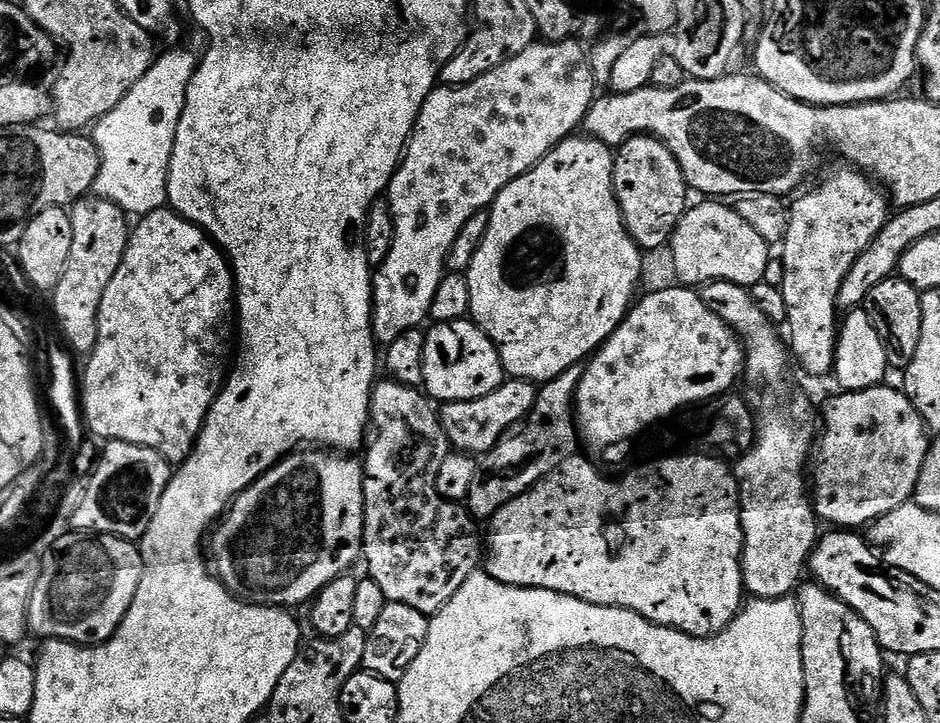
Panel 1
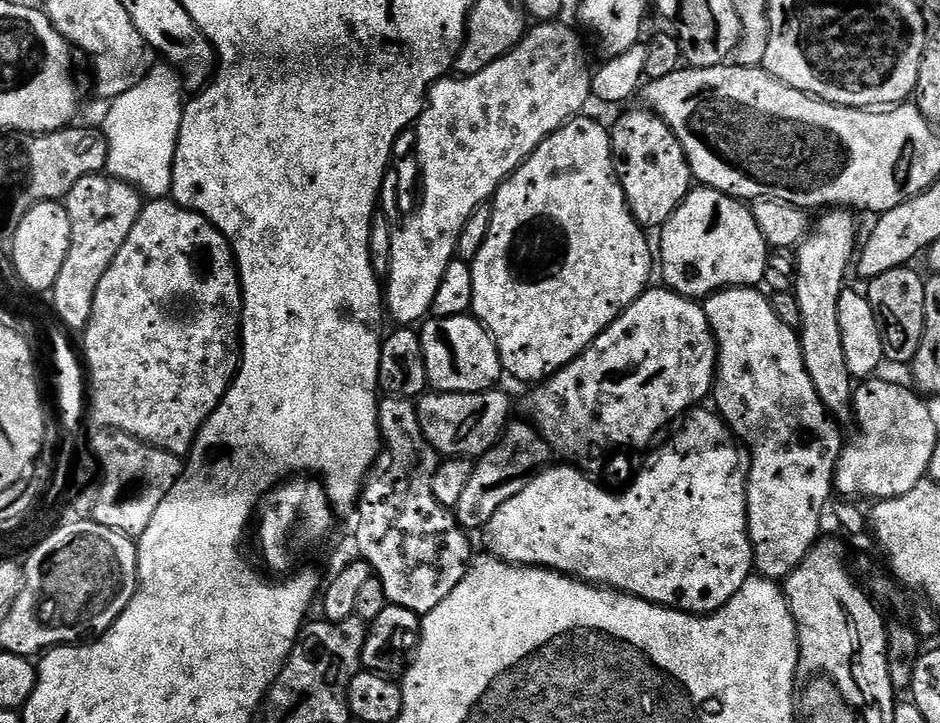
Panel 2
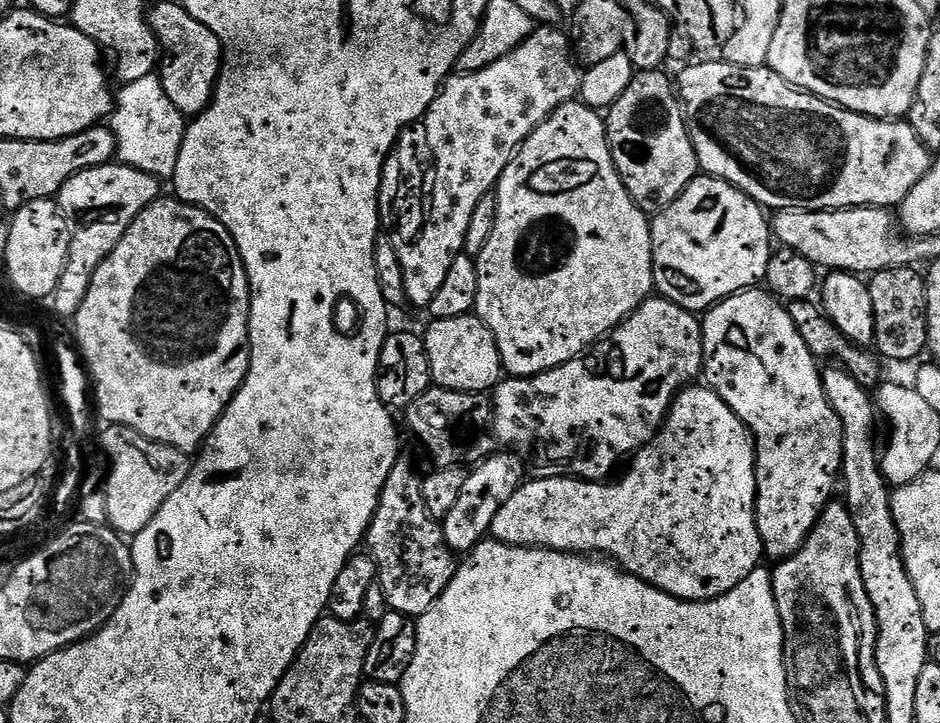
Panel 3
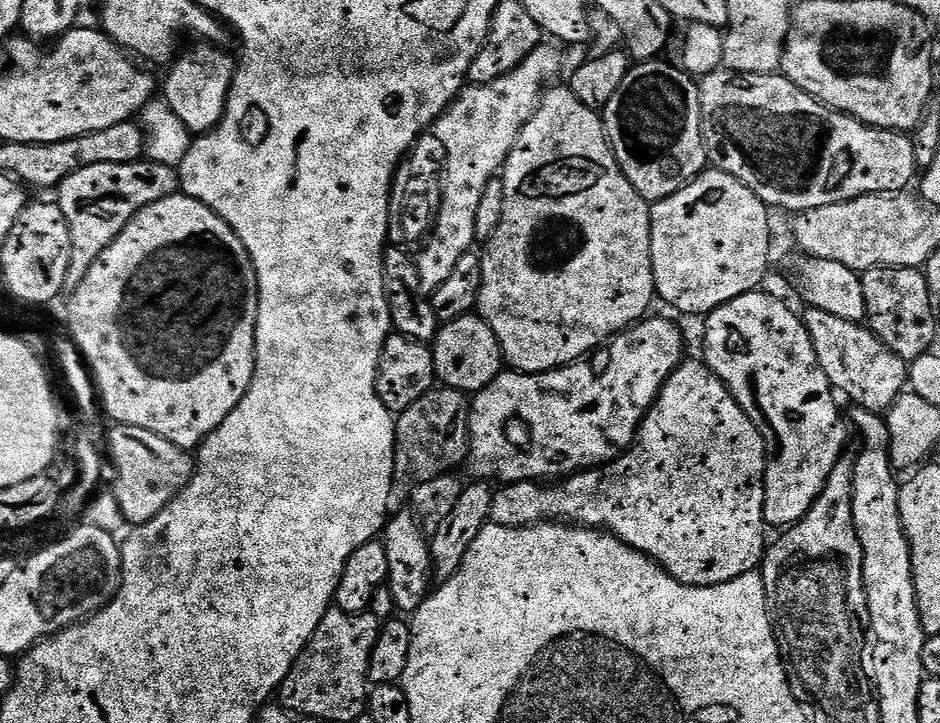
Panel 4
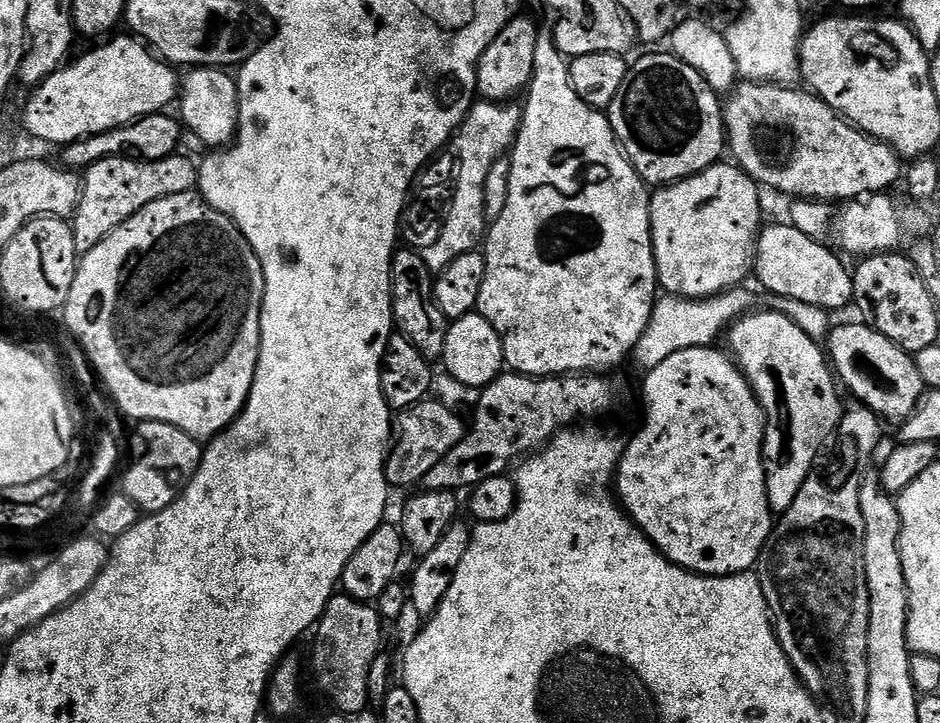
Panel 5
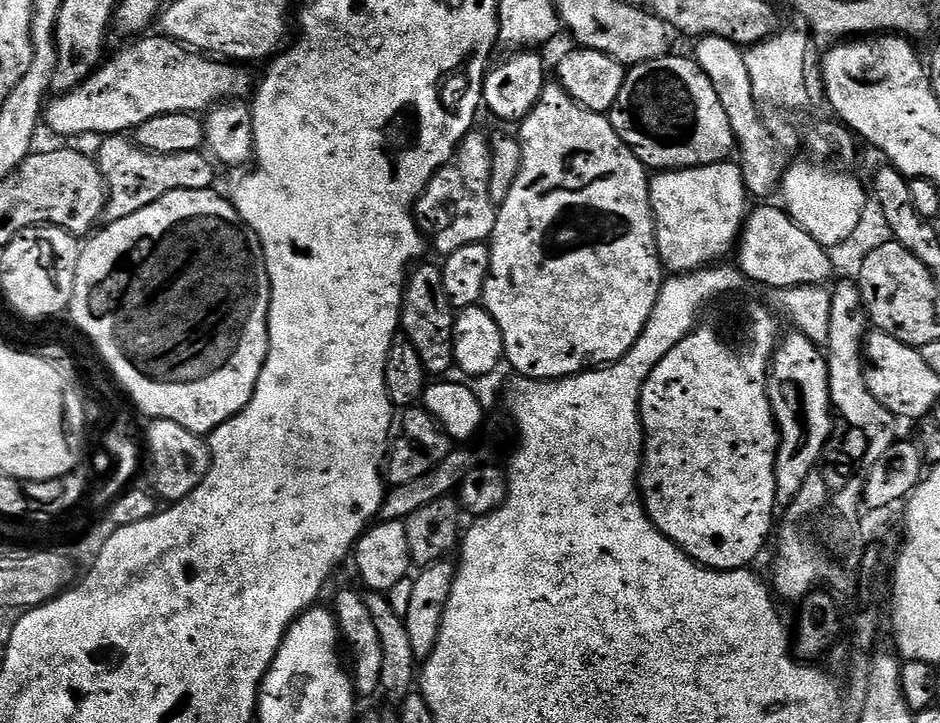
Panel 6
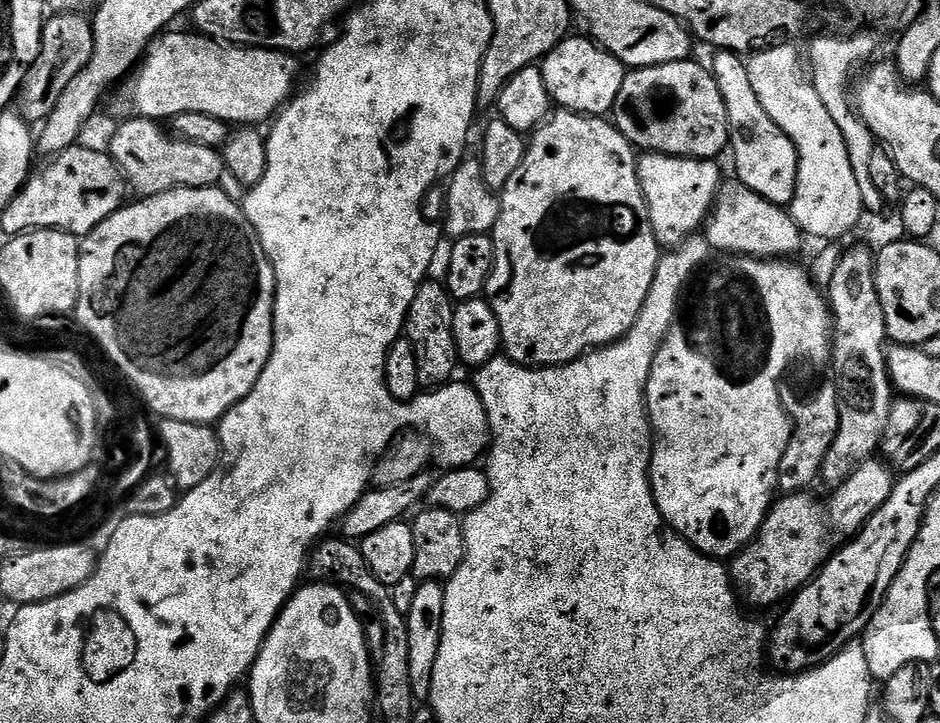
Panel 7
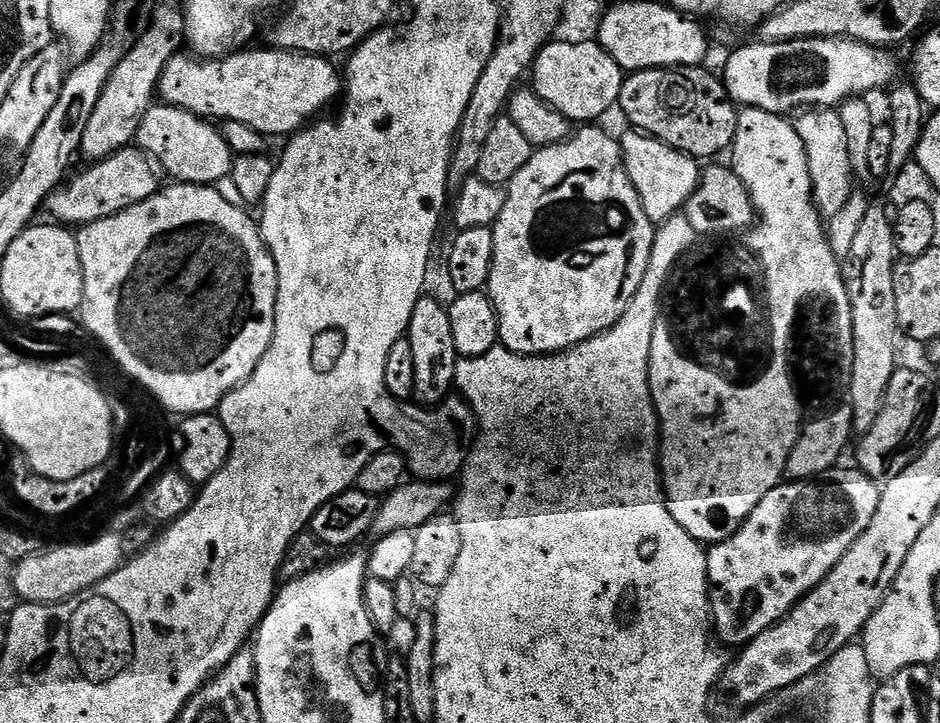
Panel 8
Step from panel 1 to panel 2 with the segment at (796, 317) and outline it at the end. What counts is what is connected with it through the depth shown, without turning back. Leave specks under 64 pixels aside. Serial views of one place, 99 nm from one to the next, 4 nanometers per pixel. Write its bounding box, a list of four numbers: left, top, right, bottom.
[794,210,858,421]

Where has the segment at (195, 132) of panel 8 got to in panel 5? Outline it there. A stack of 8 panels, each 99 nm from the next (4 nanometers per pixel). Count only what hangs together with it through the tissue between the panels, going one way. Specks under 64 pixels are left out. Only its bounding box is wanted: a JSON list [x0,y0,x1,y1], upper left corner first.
[70,154,197,253]

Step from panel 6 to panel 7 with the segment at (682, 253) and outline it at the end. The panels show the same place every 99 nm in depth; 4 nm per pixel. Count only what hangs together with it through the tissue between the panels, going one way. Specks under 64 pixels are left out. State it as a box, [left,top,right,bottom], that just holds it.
[636,153,722,249]

